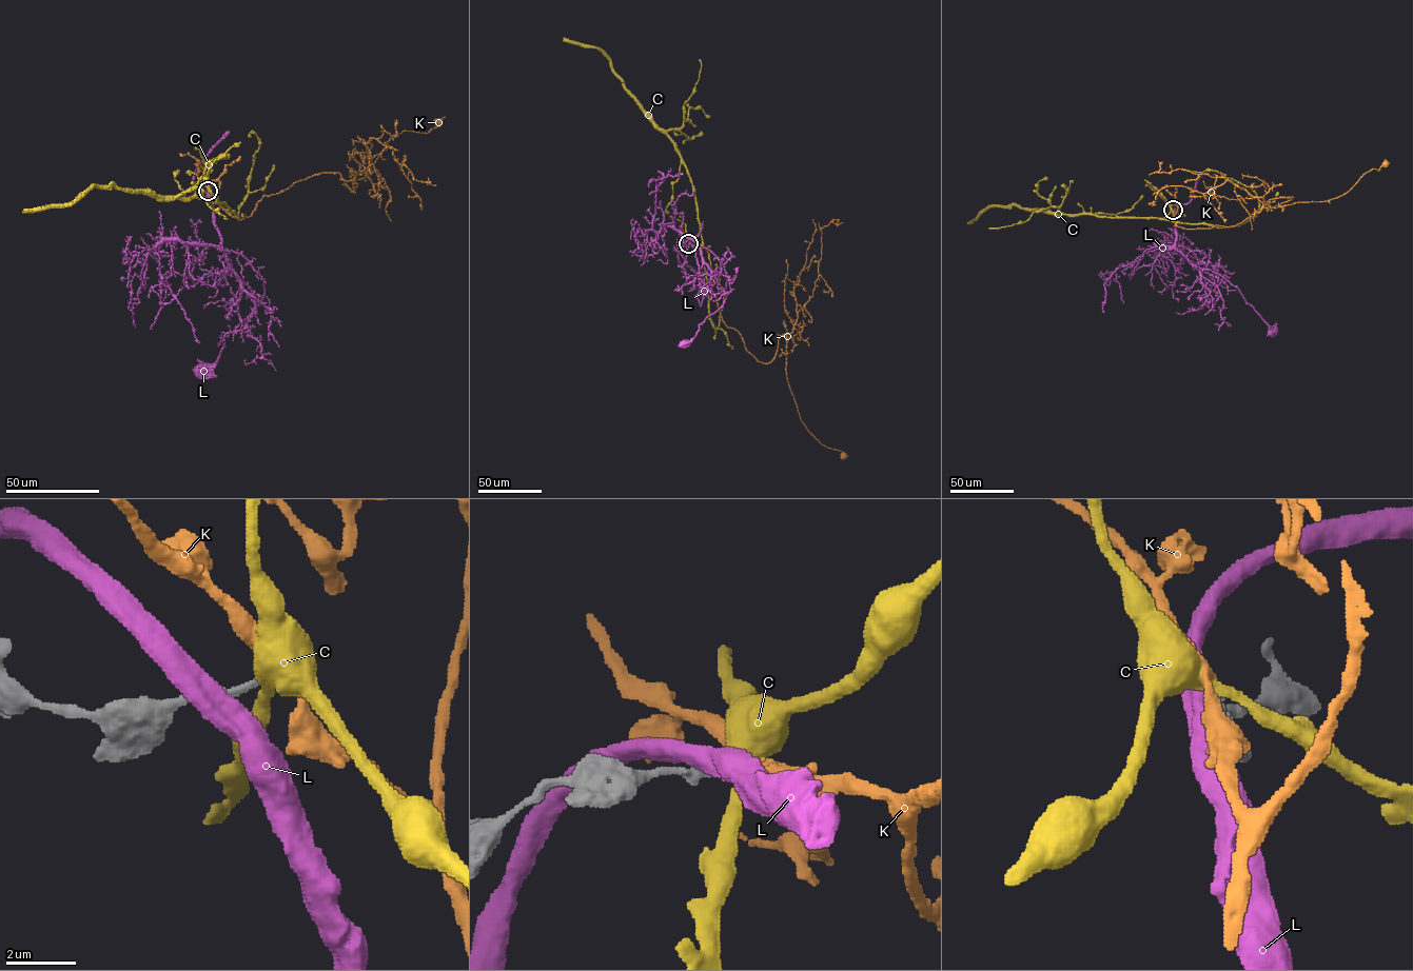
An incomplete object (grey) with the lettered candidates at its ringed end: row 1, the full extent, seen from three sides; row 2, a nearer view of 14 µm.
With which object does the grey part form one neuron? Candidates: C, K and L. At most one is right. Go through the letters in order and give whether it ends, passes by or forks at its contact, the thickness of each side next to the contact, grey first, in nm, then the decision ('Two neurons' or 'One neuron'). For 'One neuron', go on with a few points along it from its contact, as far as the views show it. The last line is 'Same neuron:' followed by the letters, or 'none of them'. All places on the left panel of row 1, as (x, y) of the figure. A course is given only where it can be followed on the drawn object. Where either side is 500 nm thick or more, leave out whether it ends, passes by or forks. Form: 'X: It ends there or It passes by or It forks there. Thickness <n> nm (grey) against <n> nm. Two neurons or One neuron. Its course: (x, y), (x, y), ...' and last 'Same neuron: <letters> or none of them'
C: It passes by. Thickness 200 nm (grey) against 480 nm. Two neurons
K: It passes by. Thickness 200 nm (grey) against 200 nm. One neuron. Its course: (208, 191), (239, 219), (262, 197), (312, 175), (338, 173), (353, 187), (392, 137), (428, 132), (436, 122)
L: Thickness 360 nm (grey) against 550 nm. Two neurons
Same neuron: K

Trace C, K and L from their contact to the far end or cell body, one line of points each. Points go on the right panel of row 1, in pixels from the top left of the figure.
C: (1173, 210), (1161, 218), (1047, 214), (1043, 210)
K: (1173, 210), (1183, 229), (1236, 225), (1293, 197), (1271, 199), (1263, 202), (1276, 207), (1340, 196), (1386, 163)
L: (1172, 210), (1177, 250), (1191, 263), (1223, 276), (1274, 330)

